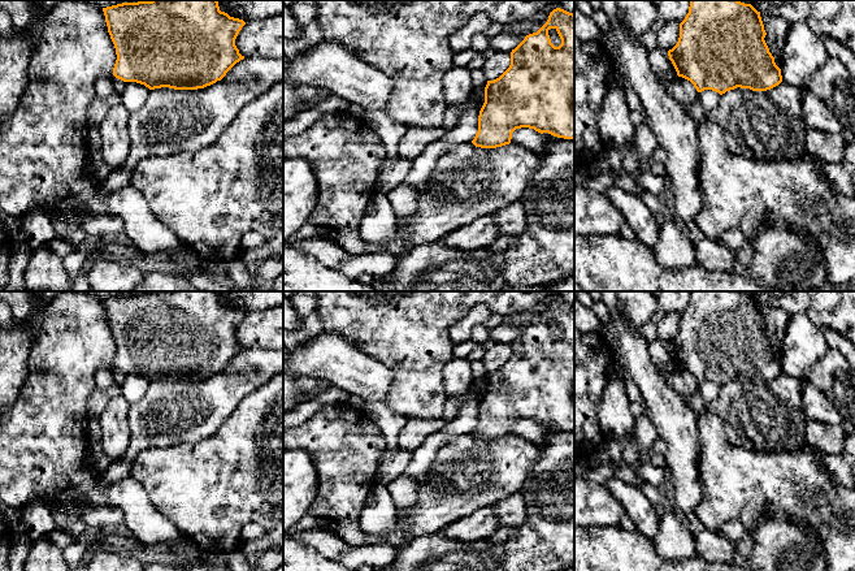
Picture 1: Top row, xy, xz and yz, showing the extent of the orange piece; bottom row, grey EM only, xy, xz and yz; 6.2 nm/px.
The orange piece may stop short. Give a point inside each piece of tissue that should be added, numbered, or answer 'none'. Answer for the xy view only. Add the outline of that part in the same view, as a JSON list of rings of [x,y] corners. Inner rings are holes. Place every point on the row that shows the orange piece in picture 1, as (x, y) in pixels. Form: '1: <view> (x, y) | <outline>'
none

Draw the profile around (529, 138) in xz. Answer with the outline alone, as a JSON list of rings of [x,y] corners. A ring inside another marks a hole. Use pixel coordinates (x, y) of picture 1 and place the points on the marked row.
[[[529,127],[516,129],[512,133],[511,143],[522,146],[535,153],[539,153],[546,148],[546,140],[542,134]]]

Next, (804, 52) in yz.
[[[791,23],[782,49],[782,82],[806,88],[812,74],[829,59],[823,38],[807,23]]]

